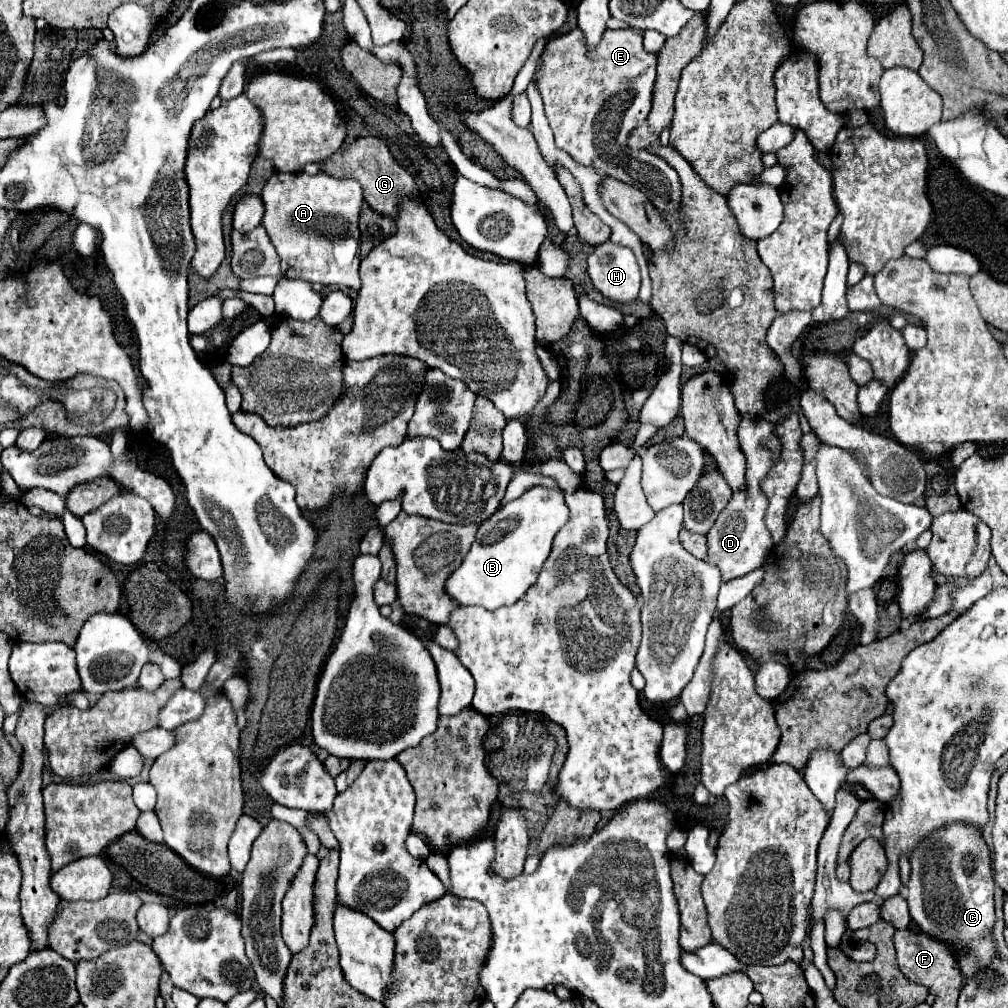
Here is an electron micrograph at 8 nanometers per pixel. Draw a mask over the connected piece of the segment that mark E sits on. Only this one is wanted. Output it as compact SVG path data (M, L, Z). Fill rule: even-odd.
M580 27L572 29L570 33L552 39L542 57L540 57L540 67L536 71L538 79L538 89L544 99L544 109L546 117L550 121L550 127L556 137L556 145L570 153L576 161L584 165L598 165L608 177L620 179L628 185L634 185L646 197L652 201L656 209L662 213L674 213L678 217L678 209L682 209L682 185L680 177L666 163L666 159L656 157L652 151L642 149L642 151L632 151L626 147L630 133L637 127L639 121L648 117L650 113L650 93L652 85L656 79L656 55L646 53L642 47L642 33L632 31L632 29L606 29L600 43L590 49L584 41L584 33Z

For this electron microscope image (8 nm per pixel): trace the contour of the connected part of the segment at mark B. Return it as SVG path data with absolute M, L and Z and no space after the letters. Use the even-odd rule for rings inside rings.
M534 485L522 493L522 497L500 507L490 519L486 519L476 541L464 557L462 565L446 581L446 593L460 605L480 605L494 611L504 605L514 605L518 597L534 585L544 561L552 551L552 541L558 531L570 521L570 509L560 489L546 489Z

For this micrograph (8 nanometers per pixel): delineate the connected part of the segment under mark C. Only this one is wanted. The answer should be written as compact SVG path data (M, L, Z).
M952 825L918 845L910 855L912 875L908 883L908 907L914 923L930 937L948 945L958 961L964 979L986 969L996 957L994 939L994 879L990 849L980 833L968 825Z

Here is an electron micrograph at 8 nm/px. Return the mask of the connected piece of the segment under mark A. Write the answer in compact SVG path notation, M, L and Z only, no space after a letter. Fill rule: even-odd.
M274 171L262 189L264 201L264 219L262 227L270 235L272 245L276 247L282 261L282 275L302 277L310 283L320 285L340 285L350 289L360 289L360 205L364 203L360 183L354 179L338 179L326 173L308 175L308 173L280 173Z

